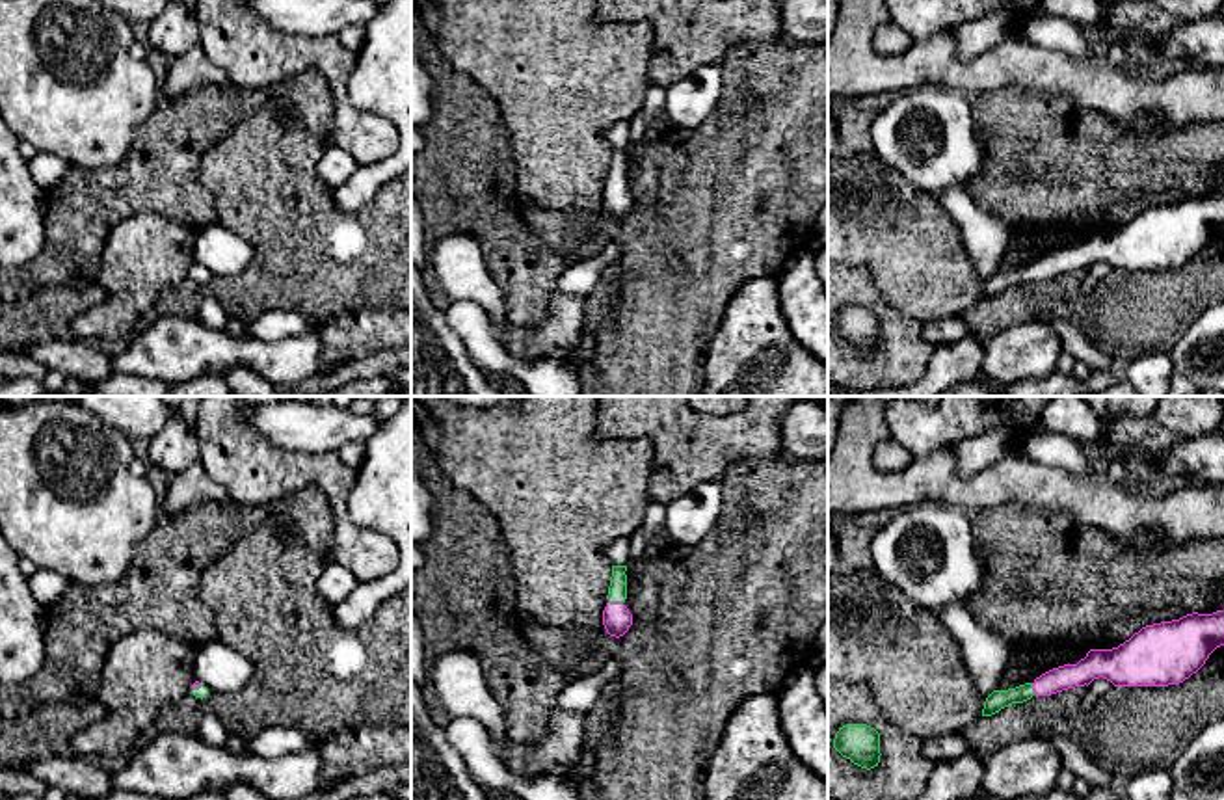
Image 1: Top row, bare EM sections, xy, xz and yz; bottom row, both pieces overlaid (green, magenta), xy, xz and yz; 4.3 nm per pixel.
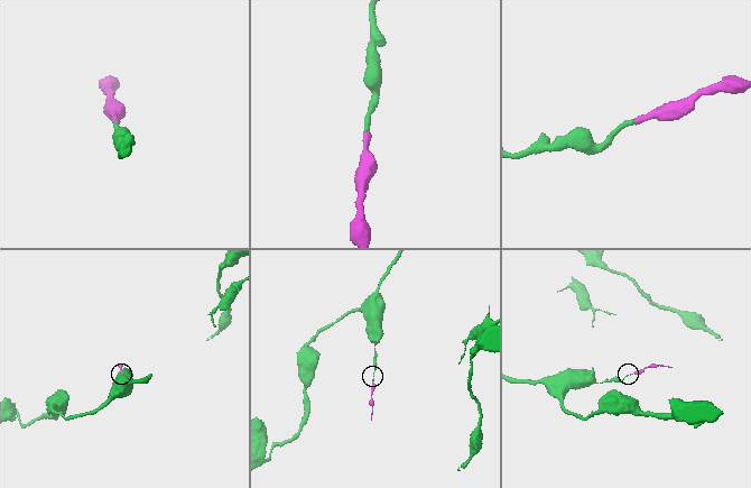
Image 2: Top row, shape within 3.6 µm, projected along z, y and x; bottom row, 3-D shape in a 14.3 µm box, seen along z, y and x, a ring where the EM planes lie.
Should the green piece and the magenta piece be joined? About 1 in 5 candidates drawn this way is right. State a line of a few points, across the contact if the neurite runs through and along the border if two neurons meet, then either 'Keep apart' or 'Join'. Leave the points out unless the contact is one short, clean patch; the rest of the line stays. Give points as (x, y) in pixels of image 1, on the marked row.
Line: xz (618, 581), (616, 601), (616, 618). Join

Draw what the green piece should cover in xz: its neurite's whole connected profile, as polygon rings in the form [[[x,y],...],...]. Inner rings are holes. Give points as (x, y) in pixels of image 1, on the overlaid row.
[[[612,566],[608,603],[603,610],[603,625],[610,636],[623,636],[632,625],[632,614],[623,605],[627,599],[627,566]]]

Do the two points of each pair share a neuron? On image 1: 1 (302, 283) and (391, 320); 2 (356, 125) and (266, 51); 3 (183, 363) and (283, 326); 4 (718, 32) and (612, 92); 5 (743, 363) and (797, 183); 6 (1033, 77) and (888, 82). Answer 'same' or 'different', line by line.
1: different
2: same
3: different
4: different
5: different
6: same

